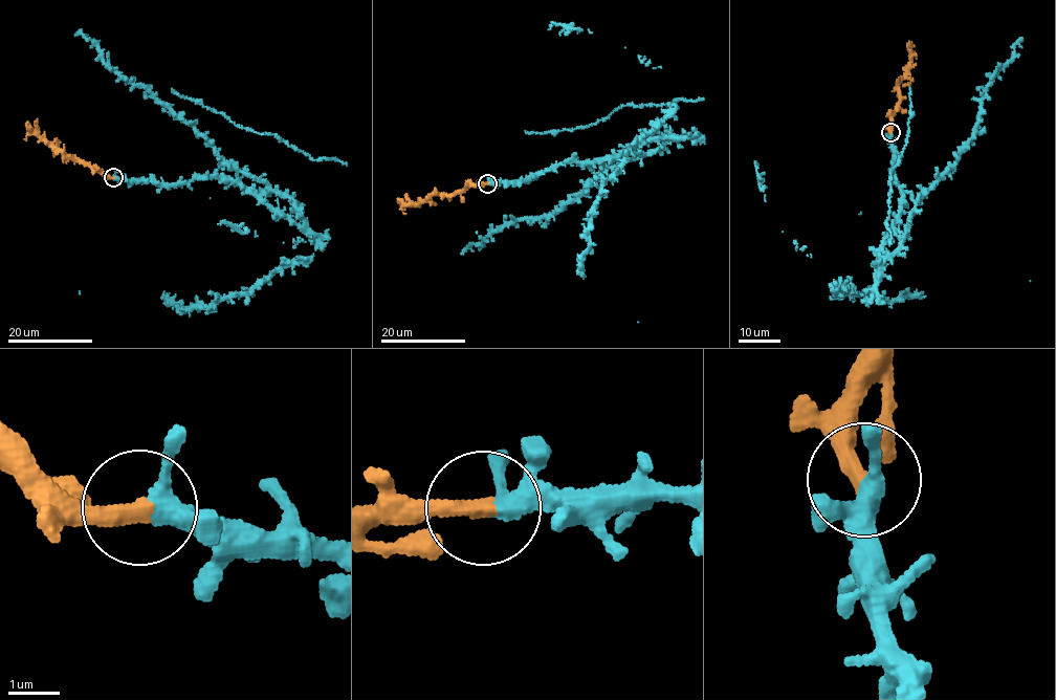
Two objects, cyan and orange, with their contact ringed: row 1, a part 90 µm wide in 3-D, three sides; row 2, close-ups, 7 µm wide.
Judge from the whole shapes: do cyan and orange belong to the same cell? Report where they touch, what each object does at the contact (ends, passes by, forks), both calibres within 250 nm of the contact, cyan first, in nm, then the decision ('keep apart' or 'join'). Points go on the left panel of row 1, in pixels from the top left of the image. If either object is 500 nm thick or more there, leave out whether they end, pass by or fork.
at (113, 177); cyan passes by; orange ends there; 320 nm thick on the cyan side, 360 nm on the other; join

